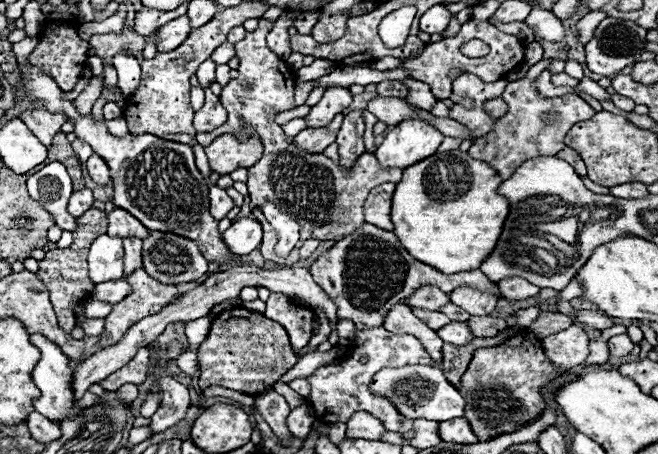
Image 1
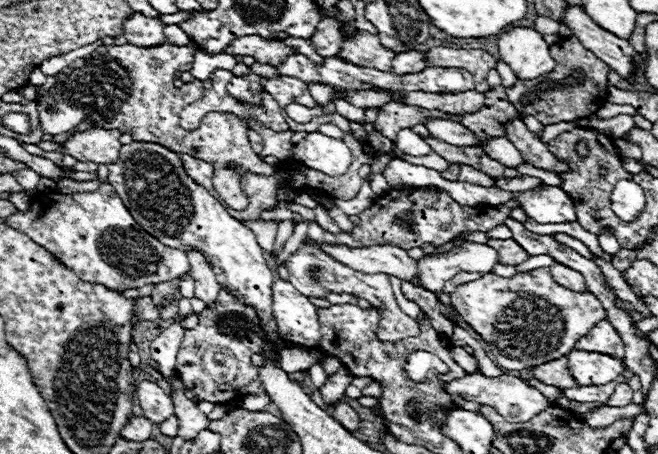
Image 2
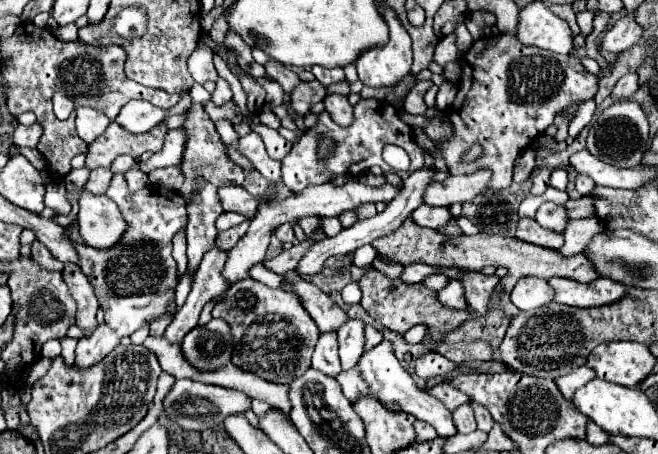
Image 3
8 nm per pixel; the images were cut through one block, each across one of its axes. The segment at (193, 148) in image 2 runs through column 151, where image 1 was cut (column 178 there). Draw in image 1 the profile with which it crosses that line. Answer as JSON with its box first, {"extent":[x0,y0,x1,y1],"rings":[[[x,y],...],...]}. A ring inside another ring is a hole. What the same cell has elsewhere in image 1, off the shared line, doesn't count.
{"extent":[124,4,268,144],"rings":[[[238,4],[234,8],[226,8],[214,16],[202,28],[190,32],[190,36],[172,52],[162,52],[152,60],[142,60],[142,78],[138,88],[126,100],[124,118],[128,122],[130,134],[154,134],[164,140],[182,142],[182,144],[196,144],[196,130],[192,128],[194,110],[190,106],[190,76],[196,74],[198,66],[212,56],[212,52],[226,42],[230,28],[244,24],[248,18],[262,18],[268,10],[266,4]]]}

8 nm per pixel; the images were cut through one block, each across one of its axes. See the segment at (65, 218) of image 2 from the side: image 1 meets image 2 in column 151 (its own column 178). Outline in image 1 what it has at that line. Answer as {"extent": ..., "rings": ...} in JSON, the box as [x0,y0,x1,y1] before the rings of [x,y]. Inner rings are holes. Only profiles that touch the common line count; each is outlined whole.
{"extent":[142,230,206,284],"rings":[[[150,230],[150,234],[142,240],[144,252],[142,252],[142,268],[158,282],[162,284],[184,284],[184,282],[196,282],[200,276],[206,274],[206,258],[202,256],[198,244],[190,238],[172,234],[172,232],[160,232]]]}

